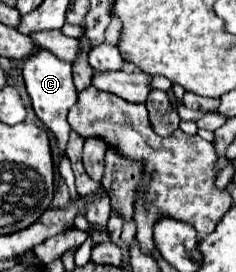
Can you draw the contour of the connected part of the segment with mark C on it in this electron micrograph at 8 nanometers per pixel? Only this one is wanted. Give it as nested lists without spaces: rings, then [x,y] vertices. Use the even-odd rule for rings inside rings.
[[[37,51],[35,55],[27,57],[25,63],[23,63],[23,79],[25,79],[25,87],[27,87],[27,93],[29,93],[31,103],[33,103],[35,115],[39,117],[39,121],[57,139],[57,147],[59,147],[62,155],[59,173],[65,179],[65,183],[67,183],[70,198],[76,199],[78,194],[75,186],[75,176],[70,160],[65,155],[65,149],[67,149],[67,143],[69,143],[69,135],[71,135],[71,127],[67,123],[67,113],[69,113],[69,107],[73,107],[77,103],[77,91],[75,91],[75,85],[73,85],[73,79],[71,79],[71,65],[61,61],[61,59],[57,59],[49,51]]]

